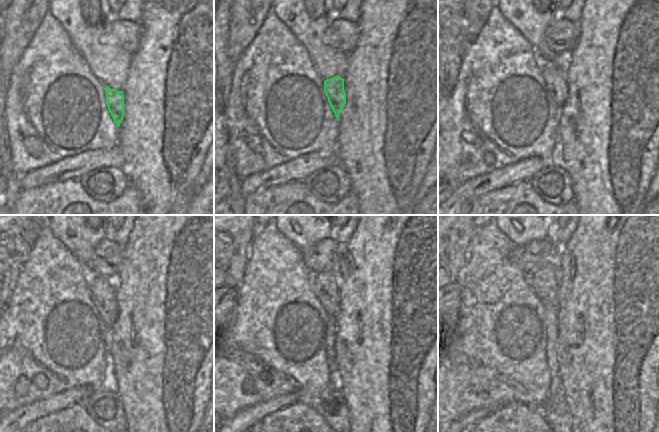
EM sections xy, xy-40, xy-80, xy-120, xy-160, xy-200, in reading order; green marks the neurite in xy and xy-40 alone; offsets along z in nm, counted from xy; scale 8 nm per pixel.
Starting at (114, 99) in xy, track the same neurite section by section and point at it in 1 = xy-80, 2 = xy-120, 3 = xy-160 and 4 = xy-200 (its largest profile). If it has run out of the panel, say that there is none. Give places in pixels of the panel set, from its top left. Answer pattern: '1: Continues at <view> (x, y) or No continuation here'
1: Continues at xy-80 (555, 78)
2: Continues at xy-120 (102, 289)
3: Continues at xy-160 (324, 286)
4: Continues at xy-200 (544, 279)

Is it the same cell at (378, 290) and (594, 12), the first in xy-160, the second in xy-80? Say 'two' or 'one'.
one

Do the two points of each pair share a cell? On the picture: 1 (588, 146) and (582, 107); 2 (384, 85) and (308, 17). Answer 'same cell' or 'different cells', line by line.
1: same cell
2: different cells

